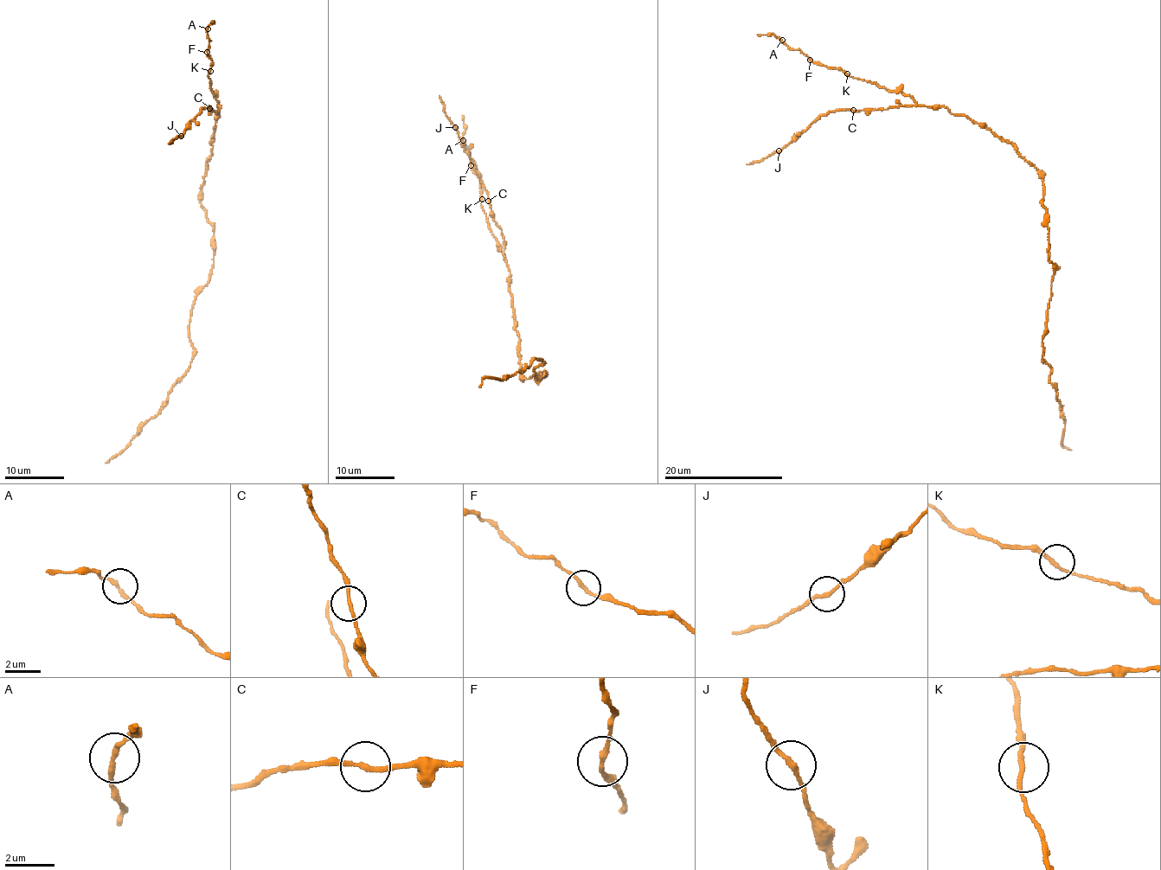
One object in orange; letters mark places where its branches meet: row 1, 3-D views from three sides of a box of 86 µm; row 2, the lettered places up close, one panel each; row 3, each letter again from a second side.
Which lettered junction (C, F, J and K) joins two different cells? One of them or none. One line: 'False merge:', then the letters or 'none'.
False merge: none

